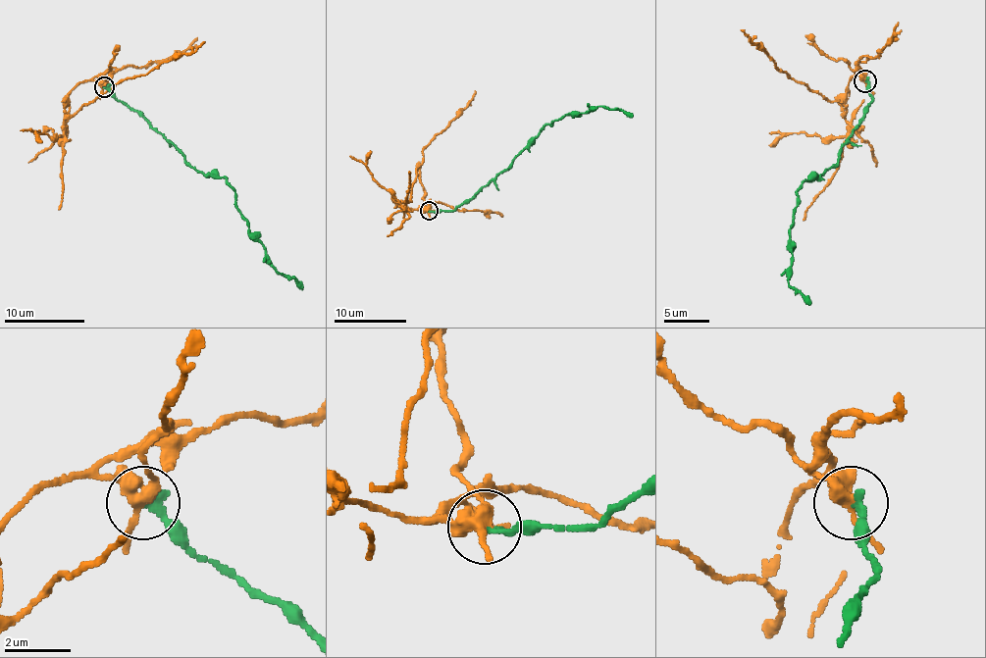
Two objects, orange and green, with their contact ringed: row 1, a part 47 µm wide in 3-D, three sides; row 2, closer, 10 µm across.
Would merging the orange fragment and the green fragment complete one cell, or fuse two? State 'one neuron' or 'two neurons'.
two neurons

